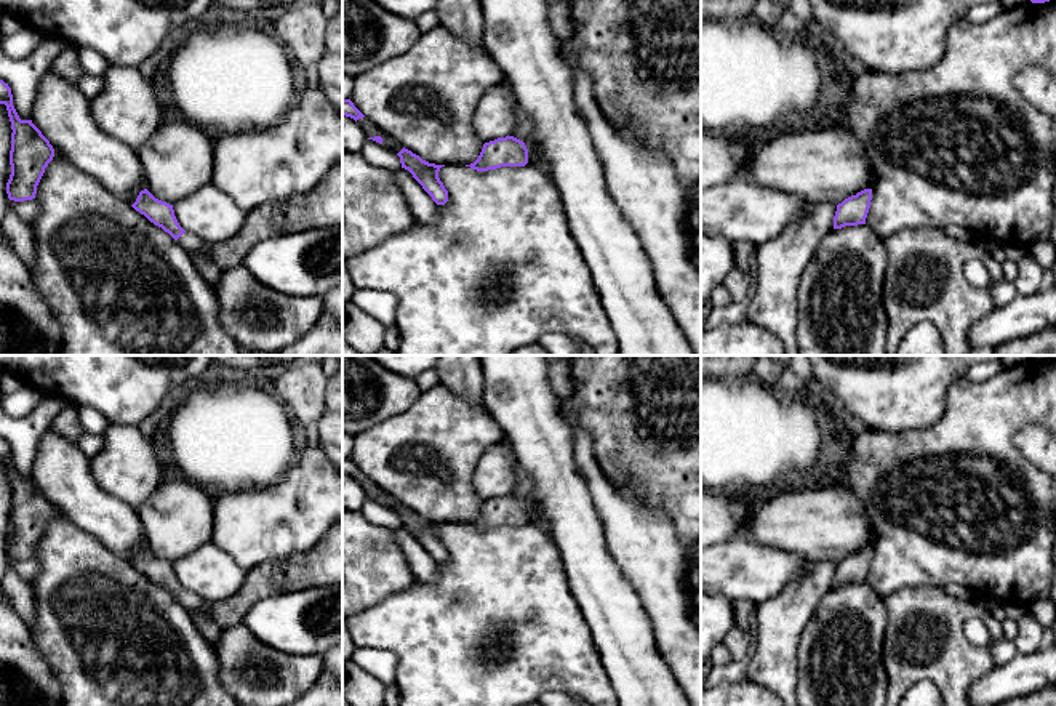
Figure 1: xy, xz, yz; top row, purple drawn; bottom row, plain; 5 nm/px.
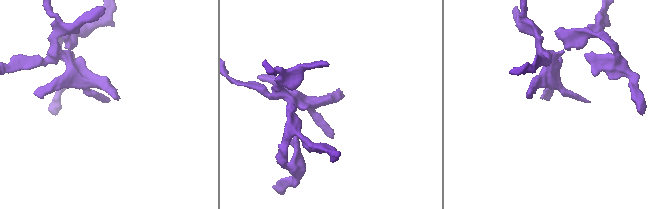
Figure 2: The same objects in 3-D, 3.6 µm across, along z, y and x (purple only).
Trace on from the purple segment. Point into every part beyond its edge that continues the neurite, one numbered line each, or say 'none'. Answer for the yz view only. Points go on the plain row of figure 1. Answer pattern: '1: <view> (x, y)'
none

